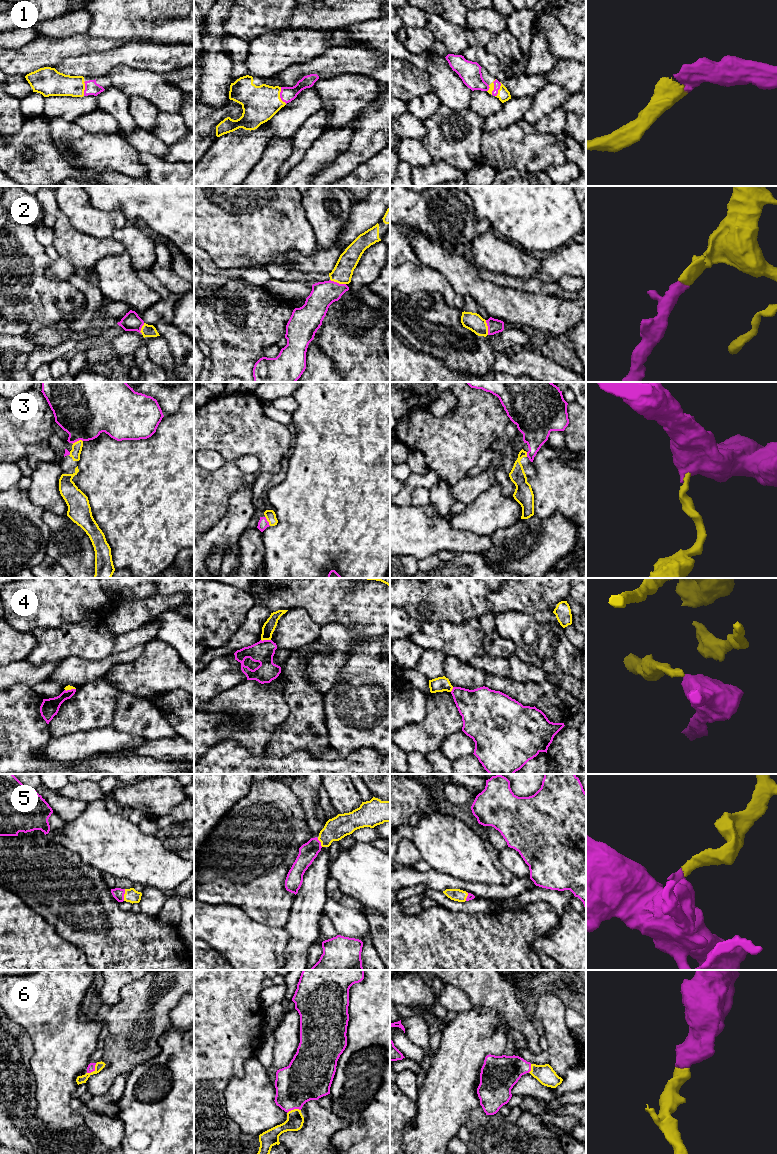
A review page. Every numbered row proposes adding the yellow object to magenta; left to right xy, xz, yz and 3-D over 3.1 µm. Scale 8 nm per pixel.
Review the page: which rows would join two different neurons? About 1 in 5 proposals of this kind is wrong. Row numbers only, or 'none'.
4

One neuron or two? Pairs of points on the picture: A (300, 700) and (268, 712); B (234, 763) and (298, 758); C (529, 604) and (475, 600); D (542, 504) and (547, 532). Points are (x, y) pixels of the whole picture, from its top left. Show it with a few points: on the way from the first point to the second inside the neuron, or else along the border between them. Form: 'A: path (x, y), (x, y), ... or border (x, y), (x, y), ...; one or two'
A: border (287, 681), (285, 702), (288, 716), (276, 726); two
B: path (250, 762), (282, 762); one
C: border (500, 588), (492, 591), (487, 597), (489, 610); two
D: border (534, 513), (547, 518), (560, 512), (569, 519); two

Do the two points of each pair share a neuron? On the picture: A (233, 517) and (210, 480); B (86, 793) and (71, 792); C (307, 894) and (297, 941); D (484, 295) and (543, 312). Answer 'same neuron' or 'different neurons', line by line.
A: different neurons
B: same neuron
C: same neuron
D: same neuron

